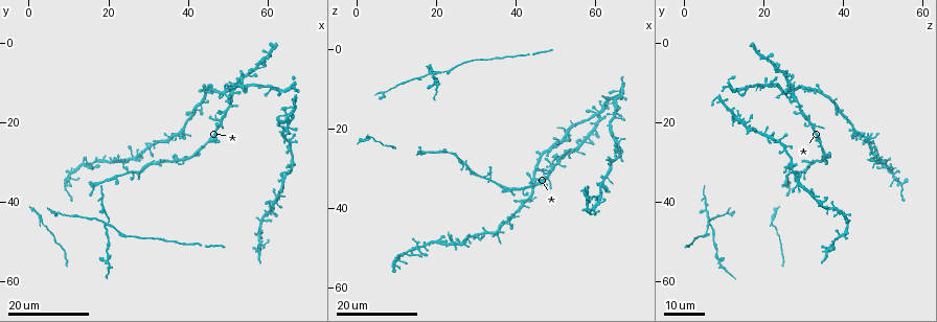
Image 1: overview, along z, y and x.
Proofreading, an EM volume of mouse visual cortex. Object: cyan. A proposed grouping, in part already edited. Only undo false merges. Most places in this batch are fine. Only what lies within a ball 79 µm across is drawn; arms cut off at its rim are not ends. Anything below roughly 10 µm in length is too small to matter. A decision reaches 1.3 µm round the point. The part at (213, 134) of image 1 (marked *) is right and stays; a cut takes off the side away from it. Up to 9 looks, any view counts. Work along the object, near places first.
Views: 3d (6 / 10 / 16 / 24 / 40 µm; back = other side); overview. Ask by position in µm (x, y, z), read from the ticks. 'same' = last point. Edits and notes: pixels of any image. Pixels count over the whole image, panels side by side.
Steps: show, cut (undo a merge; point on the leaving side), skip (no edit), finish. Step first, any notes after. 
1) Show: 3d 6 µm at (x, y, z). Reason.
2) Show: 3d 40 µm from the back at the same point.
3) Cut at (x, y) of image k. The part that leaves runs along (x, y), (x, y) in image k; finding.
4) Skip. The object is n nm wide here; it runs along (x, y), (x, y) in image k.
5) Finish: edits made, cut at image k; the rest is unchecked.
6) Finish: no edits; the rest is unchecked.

Show: 3d 16 µm at (45.5, 24.5, 33.5). Sudden change in width.

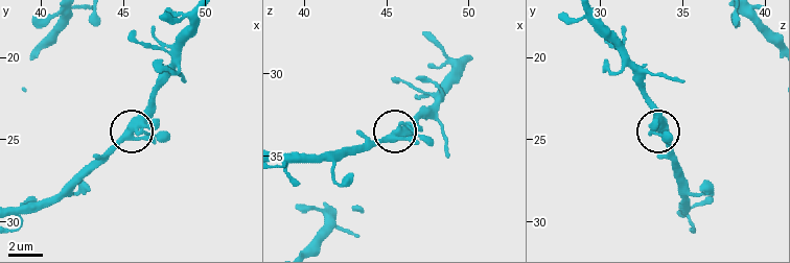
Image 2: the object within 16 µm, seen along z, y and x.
Show: 3d 10 µm at the same point.

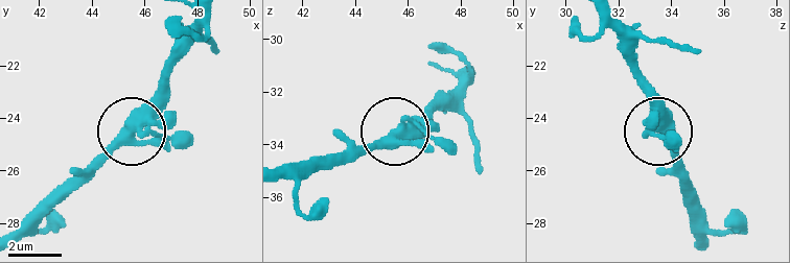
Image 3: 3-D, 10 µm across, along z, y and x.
Skip. It runs along (157, 92), (143, 116), (85, 174) in image 3; all the same neuron.

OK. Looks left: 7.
Show: 3d 16 µm at (50.0, 14.5, 26.5).

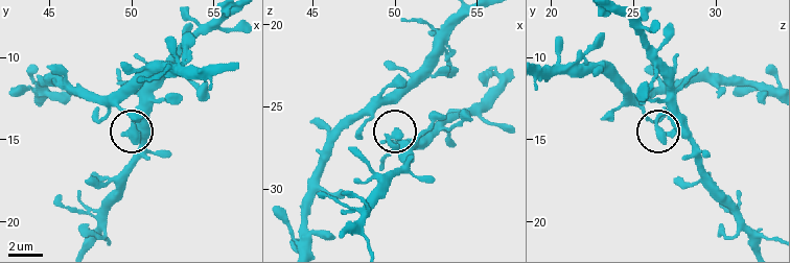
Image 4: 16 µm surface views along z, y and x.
Show: 3d 10 µm at (49.8, 14.9, 26.8).

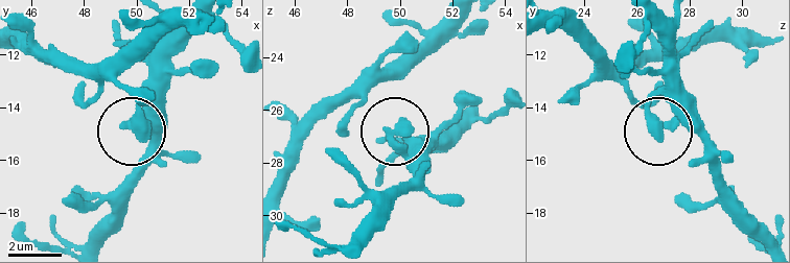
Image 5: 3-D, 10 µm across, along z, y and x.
Skip. The object is 400 nm wide here; all the same neuron.

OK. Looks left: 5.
Show: 3d 16 µm at (36.5, 30.5, 34.5). Small branch off a trunk.

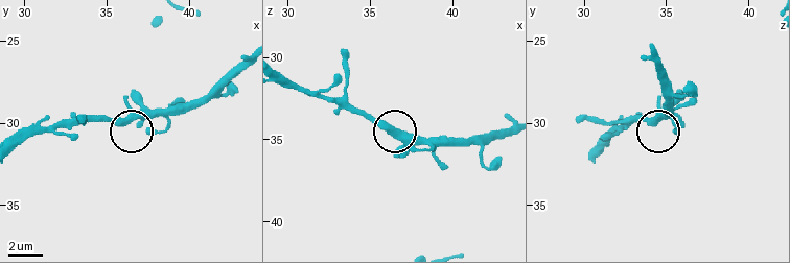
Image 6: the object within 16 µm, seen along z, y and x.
Show: 3d 6 µm at (36.1, 29.8, 34.3).

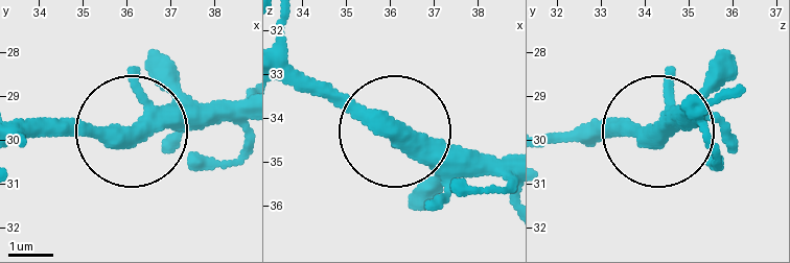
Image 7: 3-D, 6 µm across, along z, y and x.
Skip. The object is 350 nm wide here; it runs along (692, 98), (658, 133), (583, 133) in image 7; all the same neuron.

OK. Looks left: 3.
Show: 3d 16 µm at (16.0, 36.5, 26.5). Thin neck.

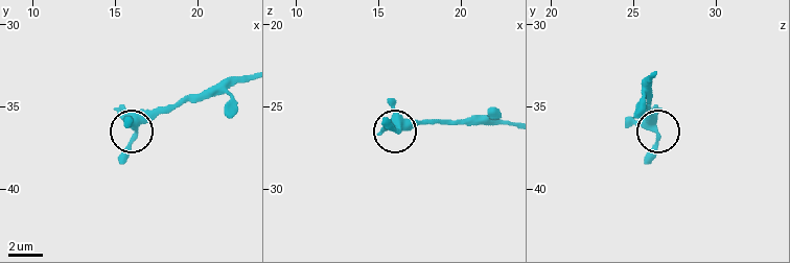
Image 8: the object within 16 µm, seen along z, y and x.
Show: 3d 10 µm at (16.1, 36.9, 26.6).

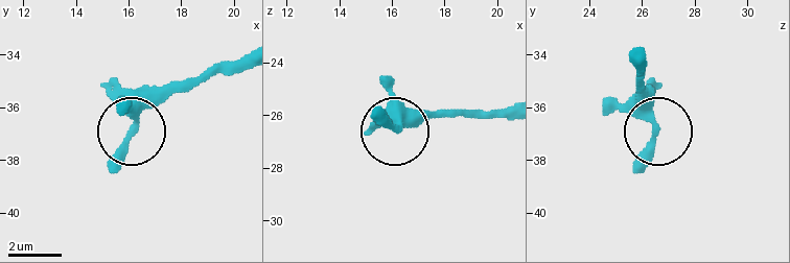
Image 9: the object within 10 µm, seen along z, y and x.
Show: 3d 6 µm at (16.2, 36.9, 26.4).

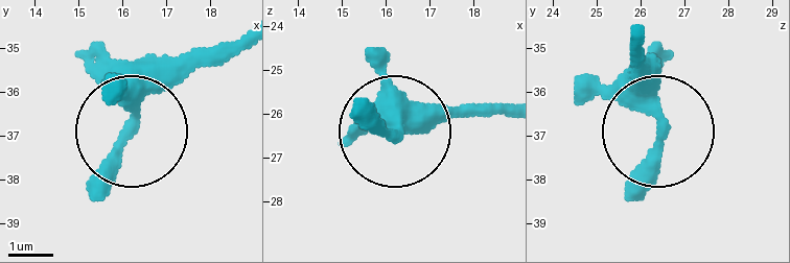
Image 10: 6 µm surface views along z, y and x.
Skip. The object is 290 nm wide here; it runs along (642, 34), (634, 79), (656, 132) in image 10; one neuron here.

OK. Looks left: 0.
Finish: no edits; the rest is unchecked.

